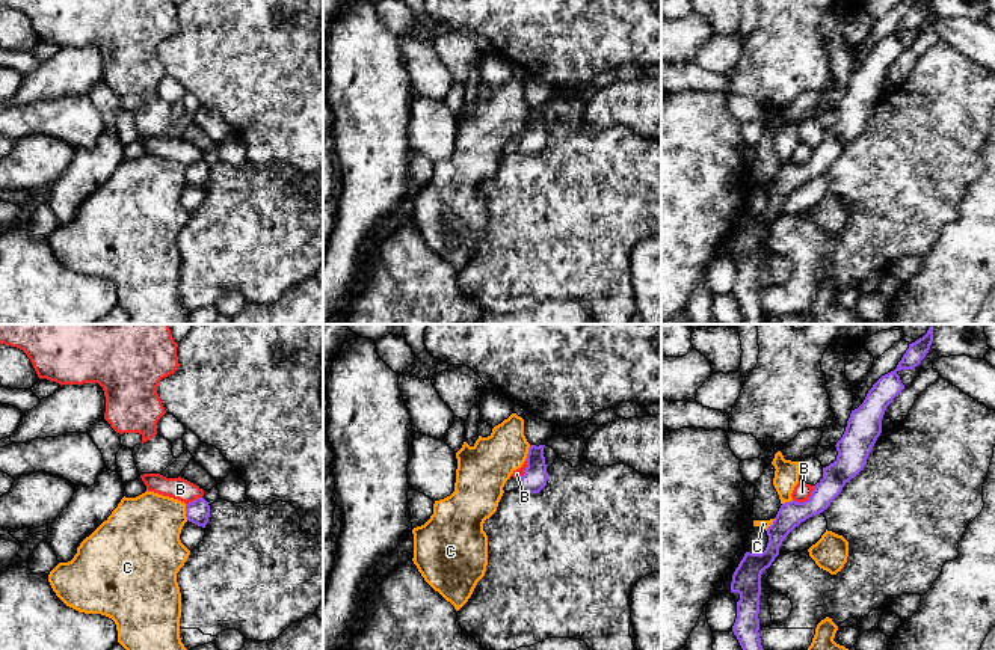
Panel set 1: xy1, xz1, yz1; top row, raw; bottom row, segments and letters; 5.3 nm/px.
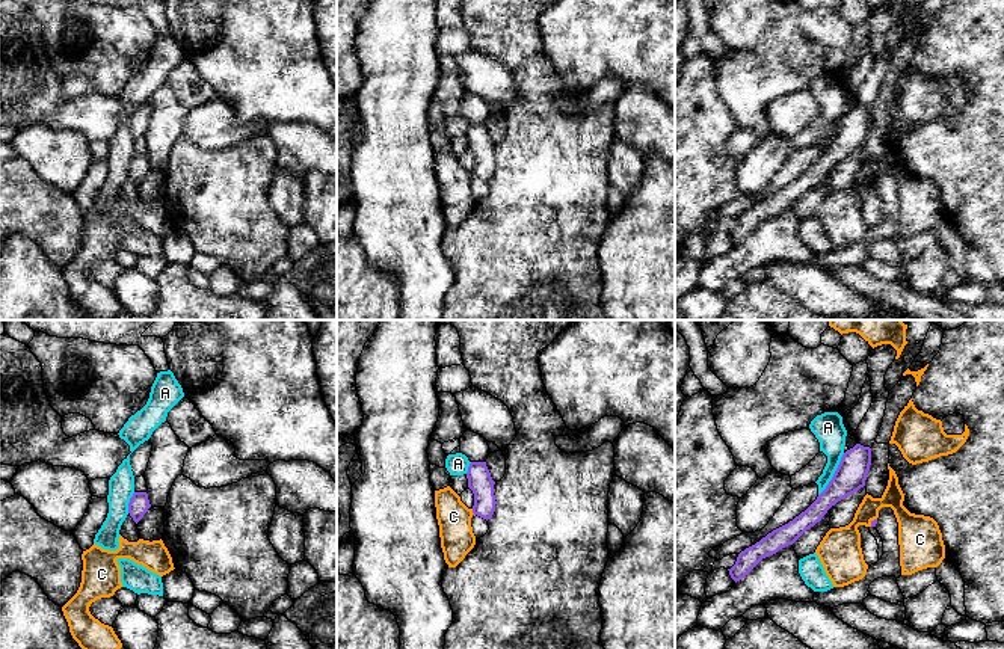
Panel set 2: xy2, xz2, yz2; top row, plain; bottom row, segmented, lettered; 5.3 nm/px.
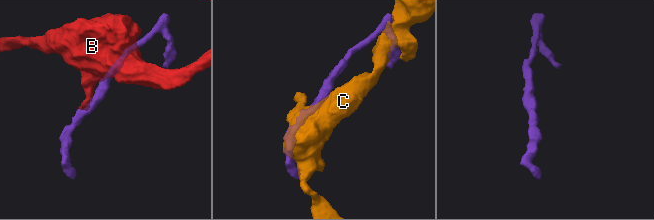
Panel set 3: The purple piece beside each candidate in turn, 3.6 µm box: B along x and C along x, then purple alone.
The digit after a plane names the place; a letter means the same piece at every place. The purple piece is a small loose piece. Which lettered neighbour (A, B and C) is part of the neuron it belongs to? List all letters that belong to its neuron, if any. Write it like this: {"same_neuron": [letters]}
{"same_neuron": []}

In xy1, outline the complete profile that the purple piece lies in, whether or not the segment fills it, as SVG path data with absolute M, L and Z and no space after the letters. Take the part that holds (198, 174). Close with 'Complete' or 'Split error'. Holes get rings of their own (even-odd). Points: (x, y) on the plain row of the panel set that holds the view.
M204 160L186 166L186 179L189 184L205 190L210 179L210 167Z. Complete

